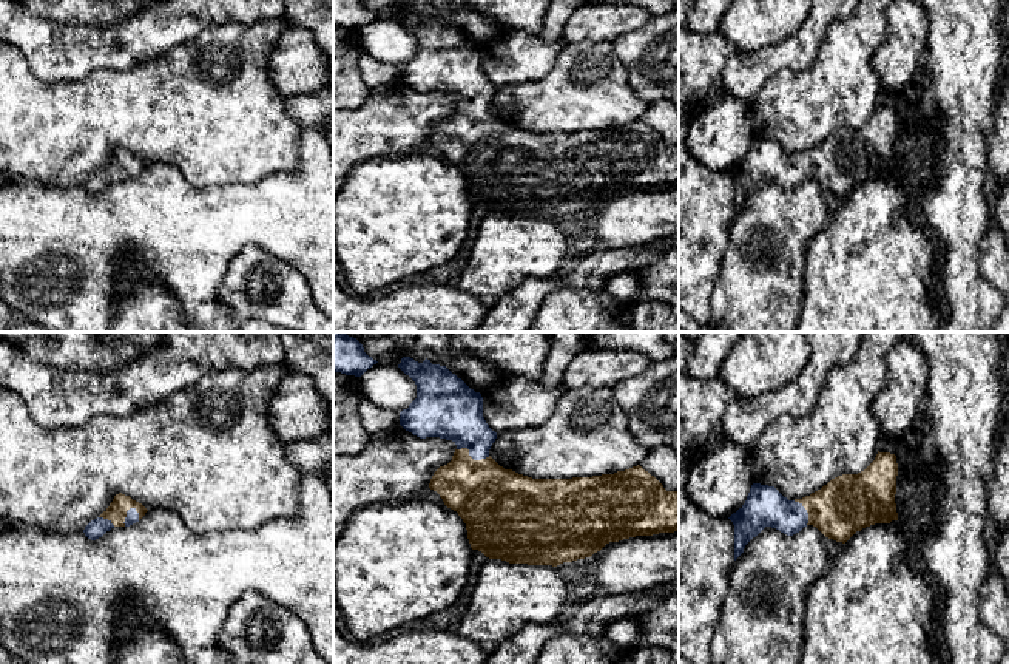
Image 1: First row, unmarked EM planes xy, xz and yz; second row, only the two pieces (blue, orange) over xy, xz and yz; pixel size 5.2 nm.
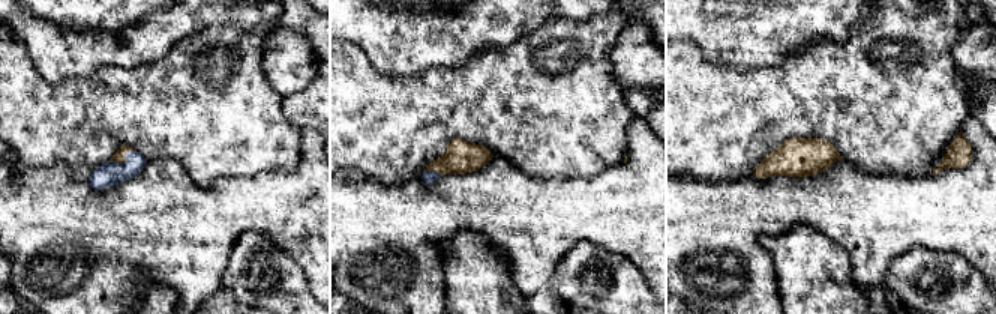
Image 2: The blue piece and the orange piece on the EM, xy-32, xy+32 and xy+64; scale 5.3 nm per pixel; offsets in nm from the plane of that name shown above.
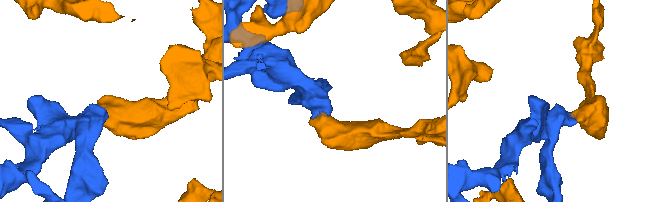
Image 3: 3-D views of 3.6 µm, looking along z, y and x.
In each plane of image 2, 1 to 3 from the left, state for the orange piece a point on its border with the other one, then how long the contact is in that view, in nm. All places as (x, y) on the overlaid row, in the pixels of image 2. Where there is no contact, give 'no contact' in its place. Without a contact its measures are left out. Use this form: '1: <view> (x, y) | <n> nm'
1: xy-32 (126, 161) | 160 nm
2: xy+32 (432, 172) | 90 nm
3: no contact

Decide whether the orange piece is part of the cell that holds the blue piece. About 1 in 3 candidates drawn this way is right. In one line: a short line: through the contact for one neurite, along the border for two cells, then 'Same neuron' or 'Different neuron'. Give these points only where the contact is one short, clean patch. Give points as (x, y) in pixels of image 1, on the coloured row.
Line: xz (455, 413), (472, 436), (472, 457), (472, 482), (491, 501). Same neuron

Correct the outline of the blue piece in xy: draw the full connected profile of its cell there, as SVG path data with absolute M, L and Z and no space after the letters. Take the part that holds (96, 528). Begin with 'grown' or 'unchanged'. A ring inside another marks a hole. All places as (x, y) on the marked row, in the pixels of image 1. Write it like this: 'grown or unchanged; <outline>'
grown; M119 493L102 514L85 527L83 533L88 539L96 540L114 527L130 527L139 522L147 511L142 503Z

